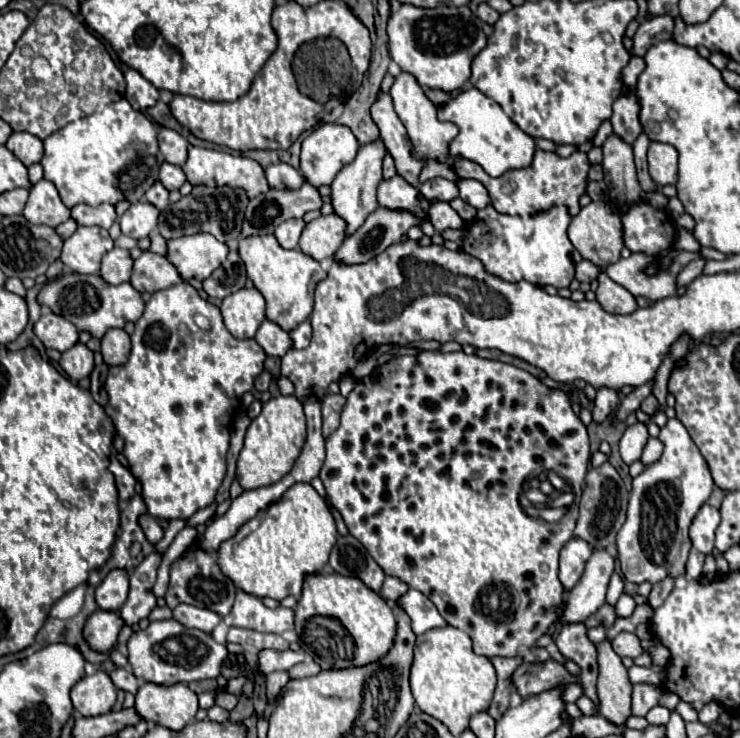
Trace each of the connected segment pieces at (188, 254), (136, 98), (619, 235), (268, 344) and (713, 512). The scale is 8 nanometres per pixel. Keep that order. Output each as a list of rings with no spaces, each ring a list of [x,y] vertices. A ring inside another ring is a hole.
[[[191,234],[191,236],[167,240],[167,254],[165,256],[177,268],[177,272],[181,274],[183,280],[195,278],[195,280],[203,282],[205,278],[209,278],[213,274],[213,270],[217,270],[221,266],[221,262],[227,256],[227,246],[223,242],[219,242],[217,238],[213,238],[211,234]]]
[[[127,70],[125,82],[127,82],[125,98],[135,110],[145,112],[159,100],[159,90],[149,80],[145,80],[137,70]]]
[[[591,202],[589,206],[581,208],[581,212],[571,220],[569,240],[585,260],[589,260],[597,266],[615,264],[619,260],[619,252],[623,248],[623,226],[619,220],[619,212],[609,202]]]
[[[265,320],[259,330],[257,330],[257,336],[255,340],[261,344],[261,348],[269,354],[269,356],[285,356],[287,350],[293,348],[293,340],[289,336],[287,330],[283,330],[279,324],[271,322],[271,320]]]
[[[703,504],[697,512],[697,516],[691,522],[689,528],[689,538],[693,542],[693,548],[703,552],[703,554],[711,554],[713,550],[713,540],[715,540],[715,530],[719,526],[721,518],[719,518],[719,510]]]

